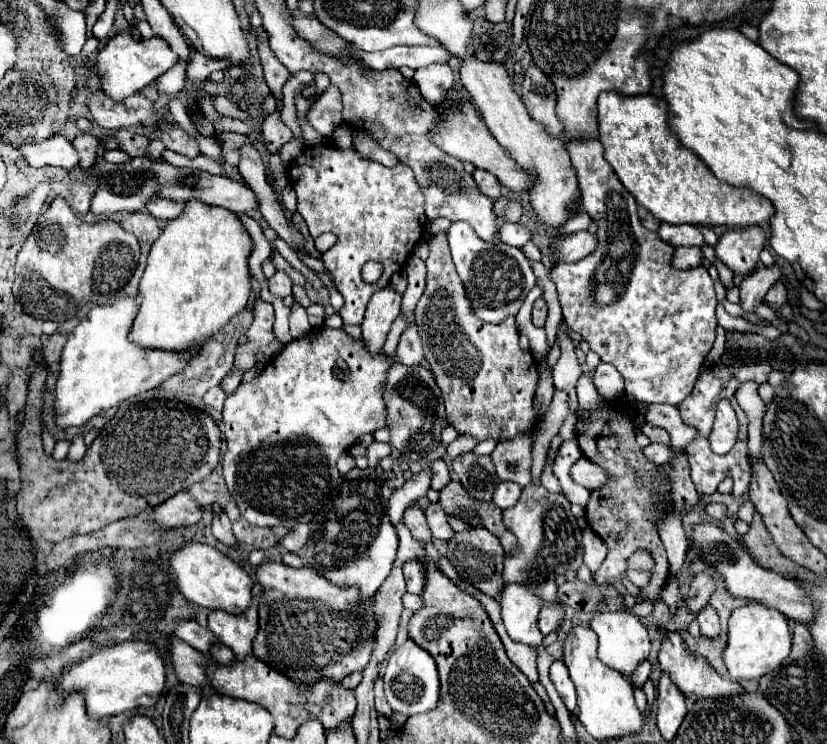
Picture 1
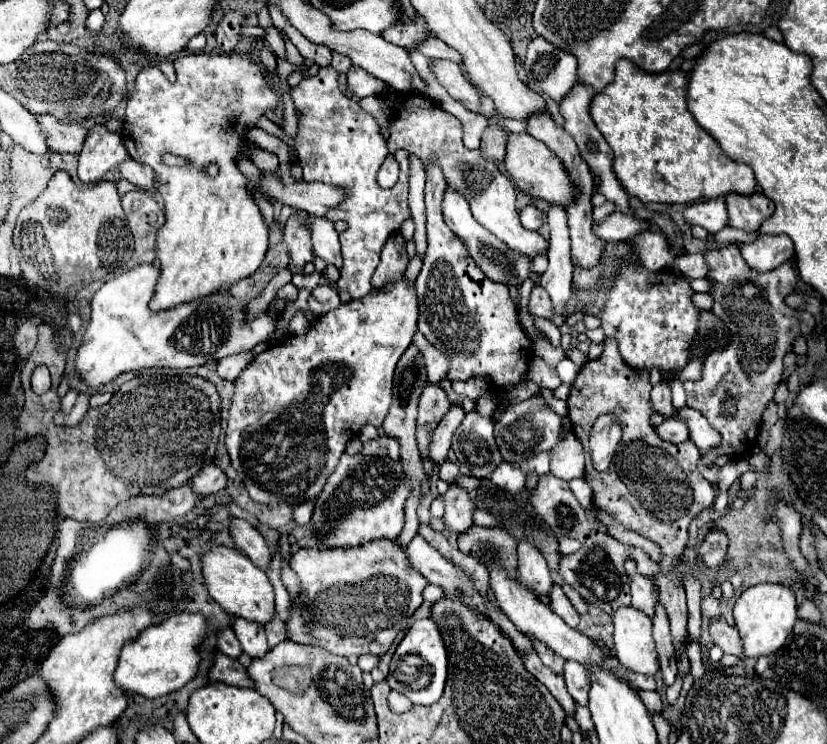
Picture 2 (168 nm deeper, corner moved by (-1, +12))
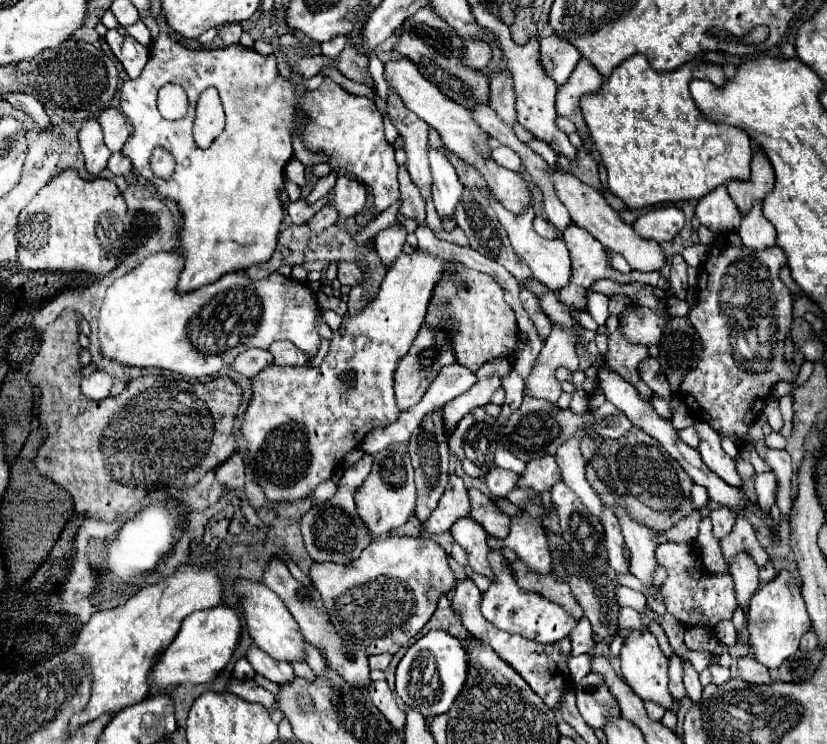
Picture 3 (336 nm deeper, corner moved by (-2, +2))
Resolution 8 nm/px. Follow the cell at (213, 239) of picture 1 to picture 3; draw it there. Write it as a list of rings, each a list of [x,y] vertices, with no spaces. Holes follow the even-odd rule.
[[[162,29],[152,41],[150,57],[140,77],[130,79],[122,85],[120,109],[130,119],[134,129],[122,153],[132,161],[136,173],[140,173],[142,177],[150,177],[160,197],[174,199],[182,209],[184,231],[180,251],[186,257],[186,267],[178,281],[180,291],[194,291],[196,287],[214,283],[226,273],[244,271],[256,263],[266,263],[272,257],[284,219],[284,205],[280,201],[280,191],[284,189],[284,167],[294,157],[292,137],[298,131],[296,101],[296,87],[280,77],[276,69],[276,55],[260,55],[256,49],[248,49],[242,45],[228,45],[218,49],[188,49],[166,29]],[[166,83],[178,83],[188,93],[188,115],[180,121],[168,121],[158,113],[156,95],[158,89]],[[208,87],[216,87],[220,93],[220,101],[226,113],[226,129],[214,139],[208,149],[200,149],[192,139],[192,123],[198,95]],[[156,147],[170,151],[176,159],[176,169],[170,179],[160,179],[150,169],[150,157]]]

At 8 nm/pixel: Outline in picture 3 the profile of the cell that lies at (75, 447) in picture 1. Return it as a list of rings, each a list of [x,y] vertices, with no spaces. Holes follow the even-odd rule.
[[[96,371],[82,379],[82,391],[88,399],[102,399],[110,395],[110,389],[114,385],[114,379],[106,371]]]

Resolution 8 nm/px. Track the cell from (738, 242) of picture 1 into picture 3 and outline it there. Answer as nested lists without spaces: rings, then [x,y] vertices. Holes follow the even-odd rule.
[[[754,149],[748,181],[730,181],[728,193],[736,201],[740,213],[746,213],[754,201],[762,201],[774,187],[774,169],[762,149]]]

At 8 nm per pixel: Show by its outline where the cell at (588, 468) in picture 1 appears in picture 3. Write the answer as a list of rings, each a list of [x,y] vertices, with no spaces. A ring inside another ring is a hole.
[[[546,455],[526,463],[526,469],[518,479],[518,487],[530,487],[538,493],[544,493],[544,491],[550,491],[552,485],[558,483],[560,479],[562,477],[560,477],[556,459],[552,455]]]

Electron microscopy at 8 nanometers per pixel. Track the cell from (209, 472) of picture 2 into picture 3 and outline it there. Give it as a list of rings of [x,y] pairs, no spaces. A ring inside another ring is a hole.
[[[234,453],[232,457],[228,457],[218,469],[216,469],[216,475],[220,479],[220,483],[224,483],[226,487],[232,487],[232,489],[238,489],[244,485],[244,461],[242,461],[242,455],[240,453]]]

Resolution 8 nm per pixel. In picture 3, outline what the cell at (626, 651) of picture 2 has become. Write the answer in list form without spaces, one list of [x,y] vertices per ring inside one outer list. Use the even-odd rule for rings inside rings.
[[[632,631],[626,637],[626,643],[622,647],[620,653],[620,661],[622,661],[622,677],[626,679],[626,683],[632,687],[632,691],[642,699],[642,701],[654,701],[658,705],[662,705],[664,709],[672,709],[674,699],[668,691],[668,659],[664,657],[664,653],[658,647],[658,641],[652,633],[648,631]]]

